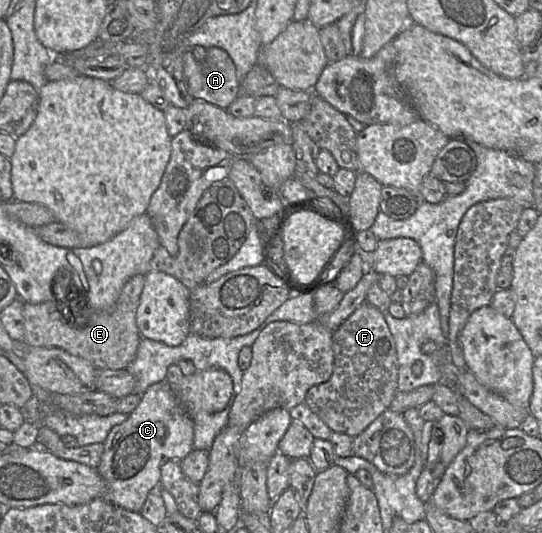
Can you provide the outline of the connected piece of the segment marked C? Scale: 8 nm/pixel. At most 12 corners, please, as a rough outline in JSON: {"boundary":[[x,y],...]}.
{"boundary":[[167,381],[114,426],[96,468],[109,502],[139,512],[161,466],[193,448]]}

